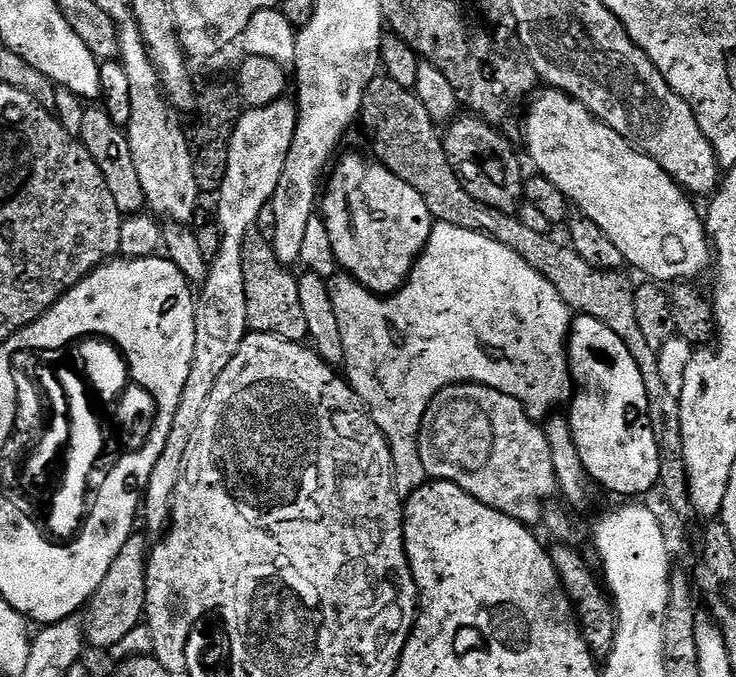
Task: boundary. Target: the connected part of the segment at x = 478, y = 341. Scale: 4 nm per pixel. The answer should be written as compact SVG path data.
M315 215L306 226L300 264L307 271L329 279L330 302L342 334L343 367L348 368L346 379L390 446L394 486L402 498L412 496L426 482L416 445L428 404L446 385L481 384L510 394L528 412L529 418L537 422L553 415L563 400L565 403L570 388L568 334L574 313L562 302L548 279L538 274L526 258L518 258L510 246L502 246L502 242L494 242L494 238L474 230L433 223L430 238L416 259L408 281L391 296L376 296L353 276L331 276L337 272L338 265L324 221Z

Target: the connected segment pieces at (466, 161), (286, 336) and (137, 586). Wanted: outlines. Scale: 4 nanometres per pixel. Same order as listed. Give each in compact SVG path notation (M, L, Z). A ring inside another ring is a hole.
M460 114L443 129L442 141L446 158L470 198L494 210L515 213L524 200L526 172L520 169L520 160L511 142L499 132L475 114Z
M251 228L242 242L242 286L246 286L246 318L252 332L277 336L283 340L308 340L306 318L302 315L302 302L298 299L298 279L278 262L271 240L256 228Z
M133 534L118 550L118 558L110 565L106 578L102 578L102 586L98 586L95 596L88 601L88 624L86 620L86 640L89 645L96 648L110 650L113 645L126 638L130 630L141 627L145 619L146 606L146 574L148 573L148 556L150 544L143 540L140 534ZM141 536L141 537L140 537ZM145 551L145 552L144 552Z

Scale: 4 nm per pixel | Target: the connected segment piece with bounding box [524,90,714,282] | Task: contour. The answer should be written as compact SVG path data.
M542 92L531 101L532 105L527 105L528 117L524 120L524 148L536 167L533 169L554 182L554 186L558 186L558 190L562 190L562 194L566 194L579 211L594 218L594 222L602 226L606 238L618 246L625 261L629 265L633 264L649 281L692 282L696 280L695 276L702 275L707 268L709 271L714 253L708 239L708 229L701 213L699 216L695 206L687 200L689 197L685 189L670 174L666 174L666 170L662 170L654 158L633 148L614 130L610 130L610 126L590 114L586 106L564 92Z

